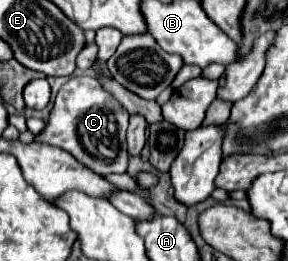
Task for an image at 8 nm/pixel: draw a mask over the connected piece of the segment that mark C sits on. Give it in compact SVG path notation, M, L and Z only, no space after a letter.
M76 75L58 91L46 127L36 133L36 143L70 151L82 165L98 175L126 173L130 161L130 153L126 151L126 127L128 111L106 93L94 77Z

